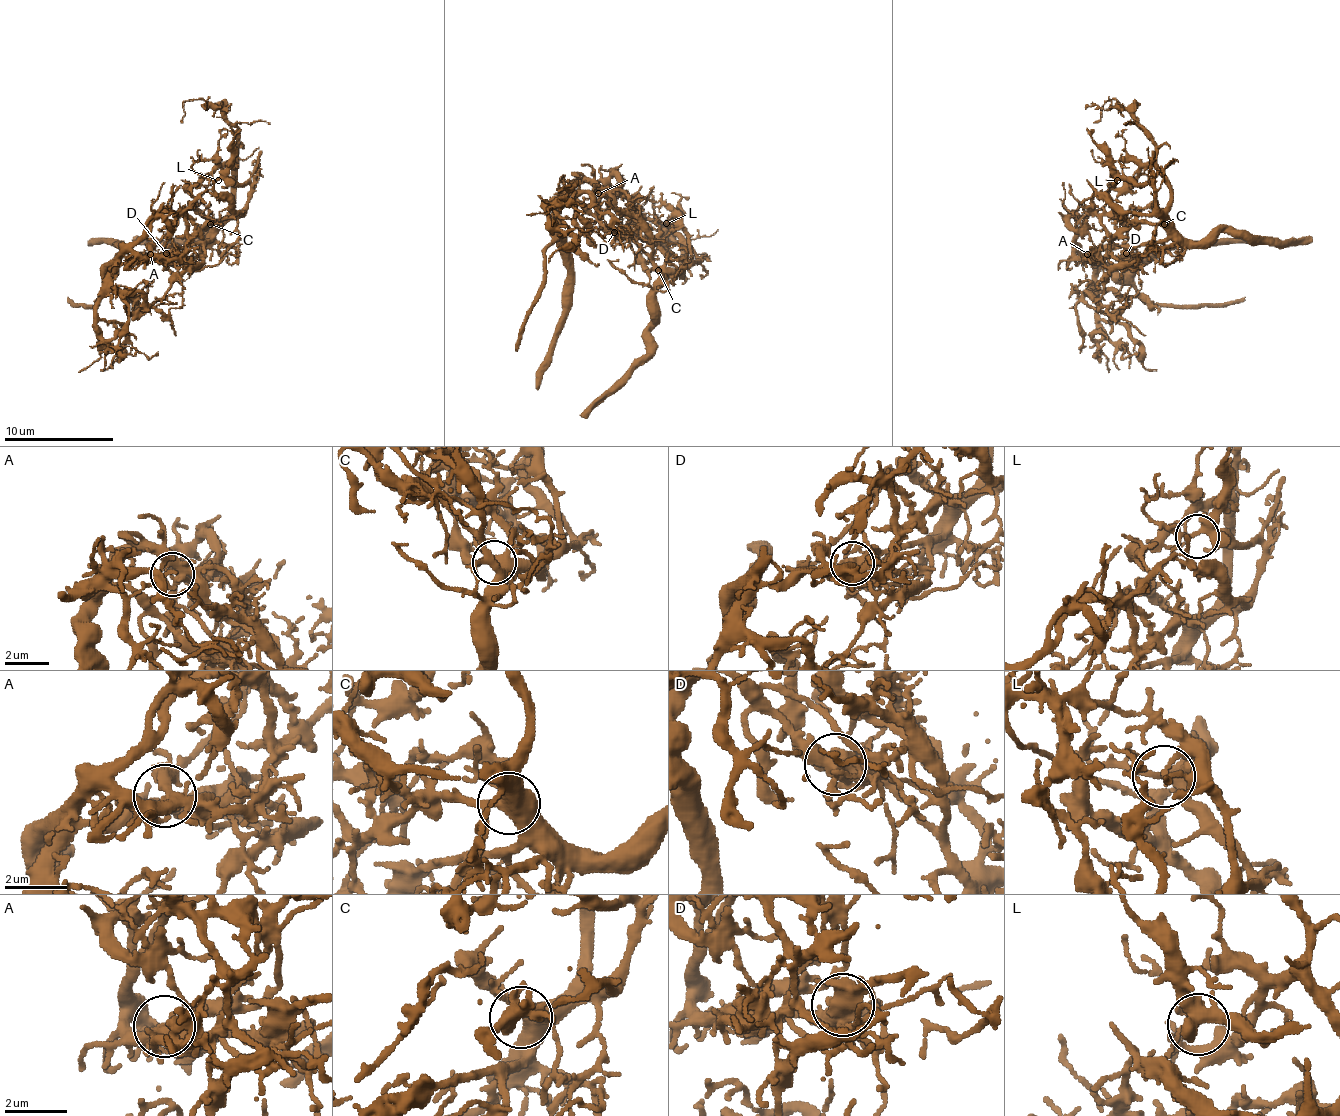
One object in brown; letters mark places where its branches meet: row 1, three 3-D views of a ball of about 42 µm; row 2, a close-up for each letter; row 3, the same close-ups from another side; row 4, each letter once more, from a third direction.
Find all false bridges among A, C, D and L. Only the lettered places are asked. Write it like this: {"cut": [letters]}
{"cut": ["D"]}

